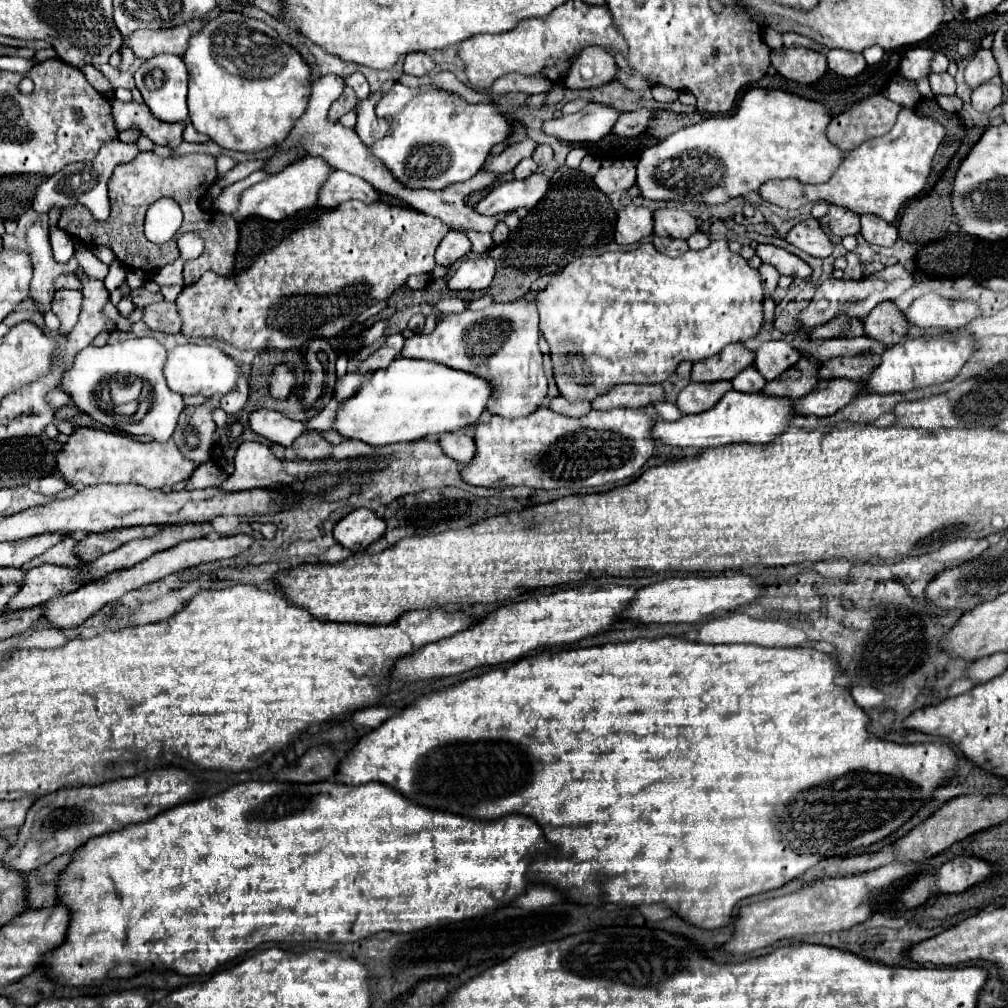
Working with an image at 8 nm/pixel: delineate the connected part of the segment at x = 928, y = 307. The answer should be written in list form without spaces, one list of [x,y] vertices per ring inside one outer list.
[[[926,294],[914,300],[910,308],[904,312],[904,316],[910,326],[956,330],[978,318],[980,312],[974,302],[950,300],[938,294]]]

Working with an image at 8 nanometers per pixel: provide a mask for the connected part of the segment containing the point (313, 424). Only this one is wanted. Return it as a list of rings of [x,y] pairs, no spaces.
[[[332,400],[332,404],[328,404],[318,416],[314,416],[312,420],[308,420],[308,430],[318,430],[318,432],[324,432],[324,430],[330,430],[336,422],[336,406],[338,402]]]

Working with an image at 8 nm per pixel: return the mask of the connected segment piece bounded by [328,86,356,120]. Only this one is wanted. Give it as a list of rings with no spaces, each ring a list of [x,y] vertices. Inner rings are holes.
[[[344,86],[342,96],[330,106],[328,118],[330,118],[330,120],[338,120],[342,114],[354,110],[354,106],[356,106],[356,94],[354,94],[354,90],[352,90],[350,86]]]

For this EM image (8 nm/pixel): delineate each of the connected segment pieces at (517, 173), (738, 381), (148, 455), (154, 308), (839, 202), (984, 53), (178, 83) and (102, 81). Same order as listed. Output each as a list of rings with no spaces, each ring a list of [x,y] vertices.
[[[524,158],[512,172],[514,172],[514,178],[516,178],[516,180],[524,180],[524,178],[532,176],[536,170],[538,170],[536,162],[534,162],[532,158]]]
[[[748,366],[744,368],[734,380],[732,380],[732,388],[738,392],[760,392],[764,388],[766,380],[756,372],[756,368]]]
[[[78,428],[56,460],[62,476],[74,486],[96,486],[96,484],[140,484],[150,490],[172,488],[192,476],[196,464],[188,460],[174,440],[168,442],[138,442],[120,432]]]
[[[156,302],[144,308],[144,324],[150,330],[176,334],[180,332],[180,318],[174,302]]]
[[[902,108],[894,128],[878,138],[870,138],[856,146],[834,172],[834,176],[824,184],[800,184],[798,180],[768,180],[760,186],[760,196],[770,204],[796,210],[808,202],[830,202],[850,212],[874,214],[892,224],[904,202],[916,198],[926,188],[926,180],[932,172],[932,158],[944,140],[944,126],[932,118],[922,118],[908,108]]]
[[[978,50],[970,58],[970,62],[964,70],[964,80],[966,80],[970,90],[974,90],[976,86],[992,80],[994,76],[998,76],[998,68],[996,68],[996,60],[994,60],[990,50]]]
[[[158,54],[150,60],[146,60],[134,74],[136,88],[140,90],[144,104],[150,108],[150,112],[164,122],[186,122],[188,120],[188,108],[186,108],[186,84],[188,84],[188,72],[180,56],[176,54]]]
[[[84,64],[80,70],[82,70],[82,74],[86,76],[86,80],[88,80],[88,82],[98,90],[98,92],[102,92],[104,96],[112,90],[112,88],[110,88],[110,84],[108,84],[108,80],[106,80],[106,78],[102,76],[102,72],[98,72],[94,66]]]

